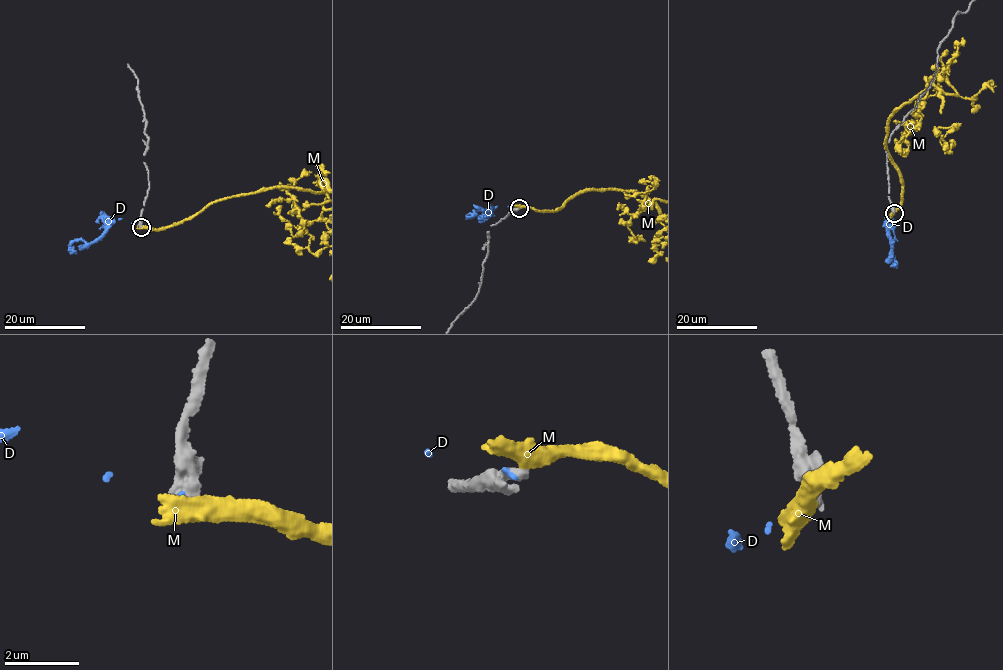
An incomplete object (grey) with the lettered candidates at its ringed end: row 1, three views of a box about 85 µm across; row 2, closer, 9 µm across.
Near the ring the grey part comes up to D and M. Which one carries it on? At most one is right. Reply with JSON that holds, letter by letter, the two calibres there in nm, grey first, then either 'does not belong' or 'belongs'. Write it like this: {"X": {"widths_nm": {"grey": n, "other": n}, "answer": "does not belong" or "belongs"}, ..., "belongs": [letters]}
{"D": {"widths_nm": {"grey": 440, "other": 80}, "answer": "does not belong"}, "M": {"widths_nm": {"grey": 380, "other": 500}, "answer": "does not belong"}, "belongs": []}

